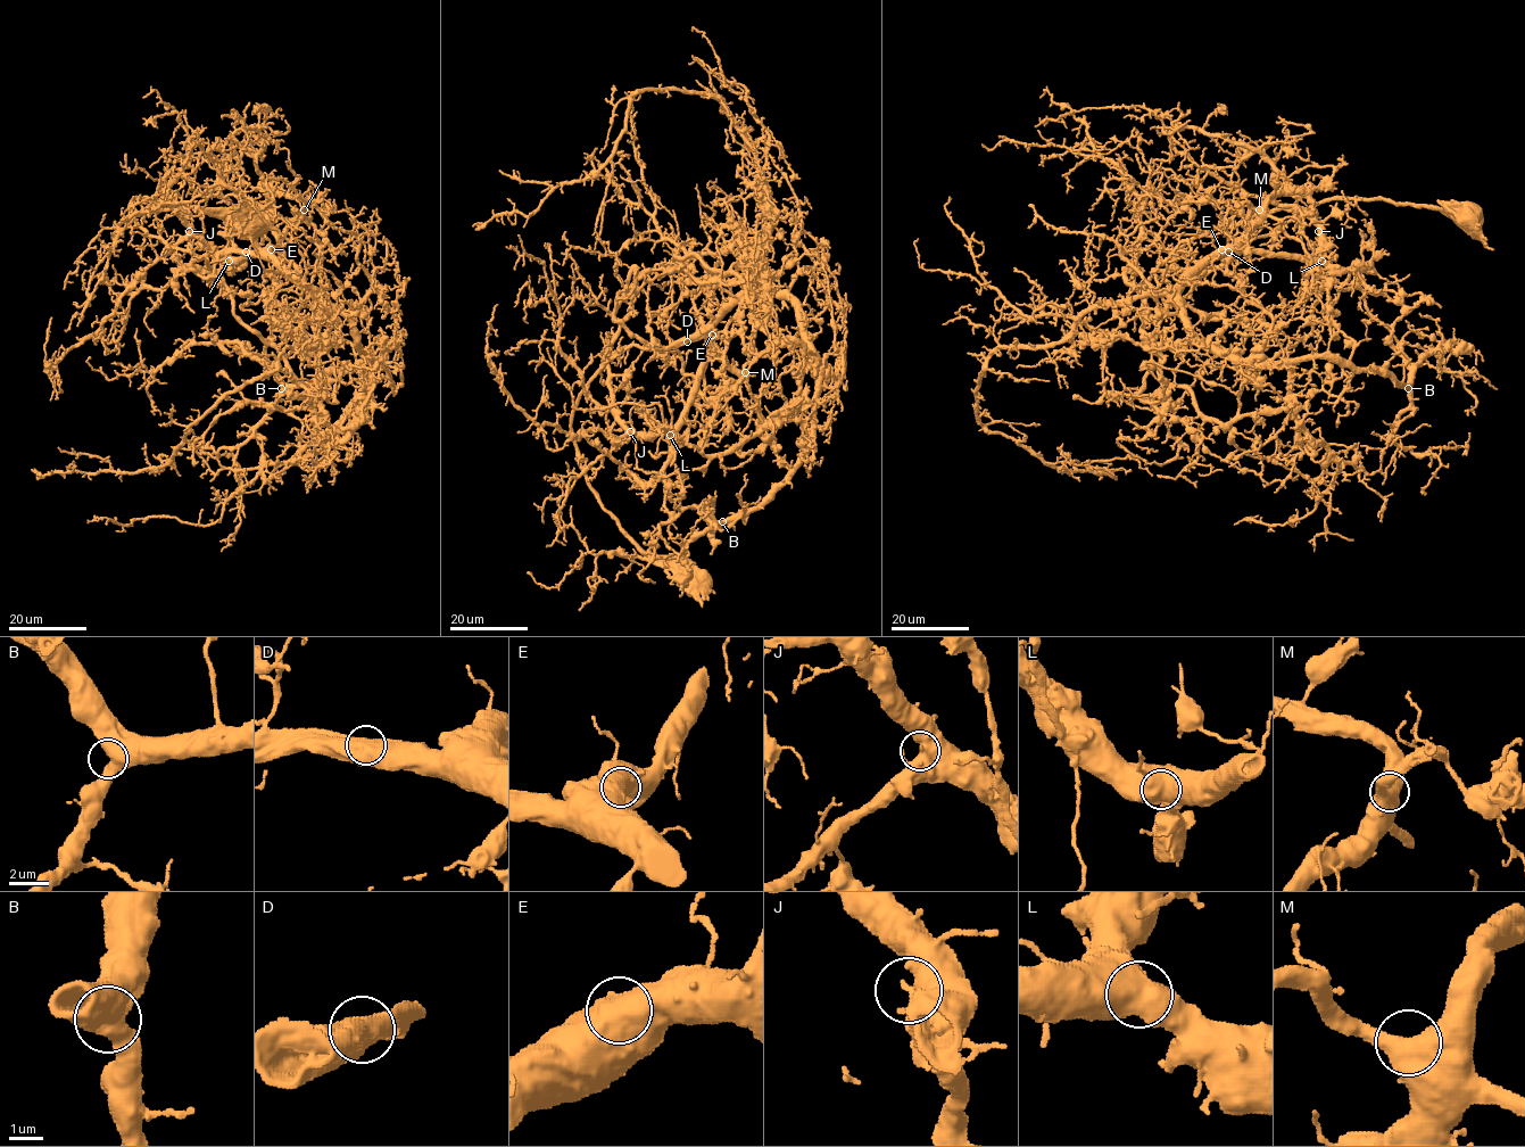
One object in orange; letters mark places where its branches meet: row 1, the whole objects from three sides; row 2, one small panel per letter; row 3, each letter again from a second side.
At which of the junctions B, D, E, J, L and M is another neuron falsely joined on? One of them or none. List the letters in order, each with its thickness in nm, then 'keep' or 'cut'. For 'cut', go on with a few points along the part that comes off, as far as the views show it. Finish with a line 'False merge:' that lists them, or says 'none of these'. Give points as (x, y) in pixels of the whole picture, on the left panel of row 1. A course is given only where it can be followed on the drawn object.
B: calibre 600 nm; keep
D: calibre 1050 nm; keep
E: calibre 800 nm; keep
J: calibre 650 nm; keep
L: calibre 950 nm; keep
M: calibre 700 nm; keep
False merge: none of these

